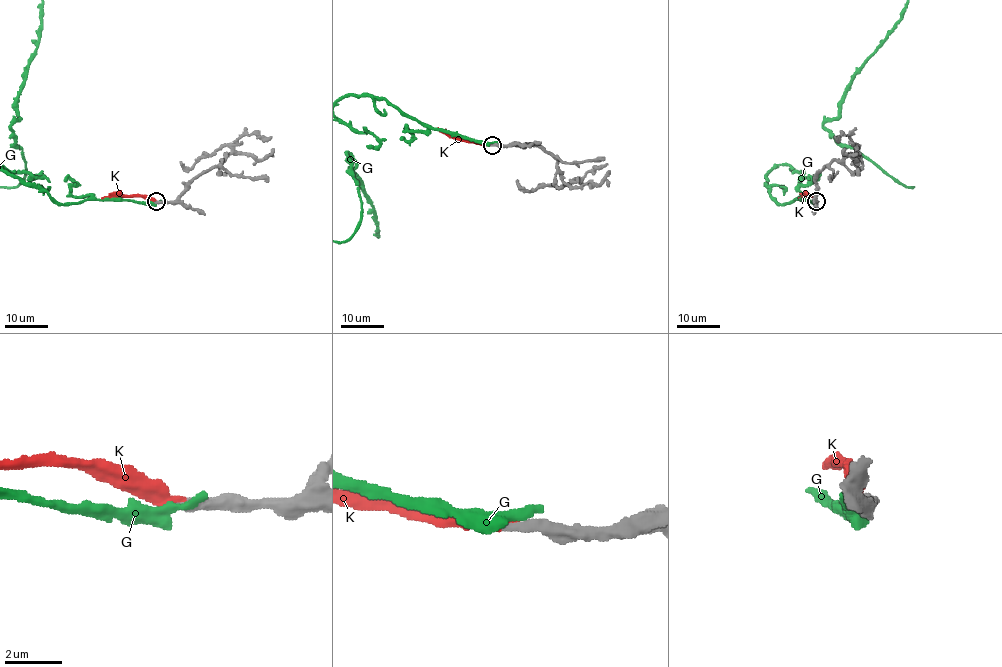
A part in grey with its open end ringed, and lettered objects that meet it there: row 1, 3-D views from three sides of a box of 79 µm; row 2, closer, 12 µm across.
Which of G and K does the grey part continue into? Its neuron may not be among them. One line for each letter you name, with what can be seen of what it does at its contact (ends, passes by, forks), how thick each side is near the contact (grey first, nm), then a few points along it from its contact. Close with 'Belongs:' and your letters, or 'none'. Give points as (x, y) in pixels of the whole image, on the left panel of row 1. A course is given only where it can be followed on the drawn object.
K: it ends | 360/340 nm | via (156, 201), (140, 196), (101, 199)
Belongs: K

